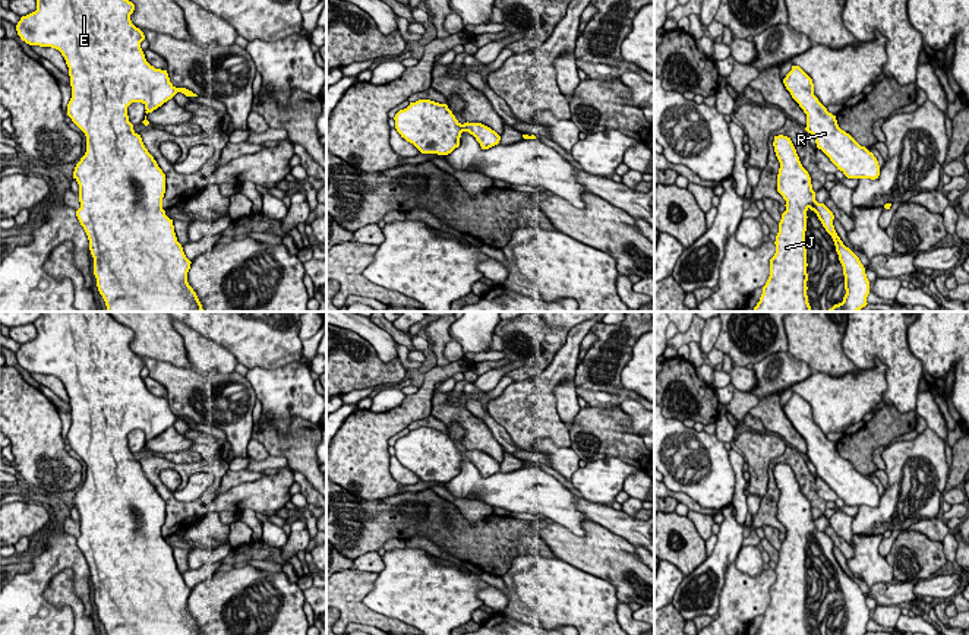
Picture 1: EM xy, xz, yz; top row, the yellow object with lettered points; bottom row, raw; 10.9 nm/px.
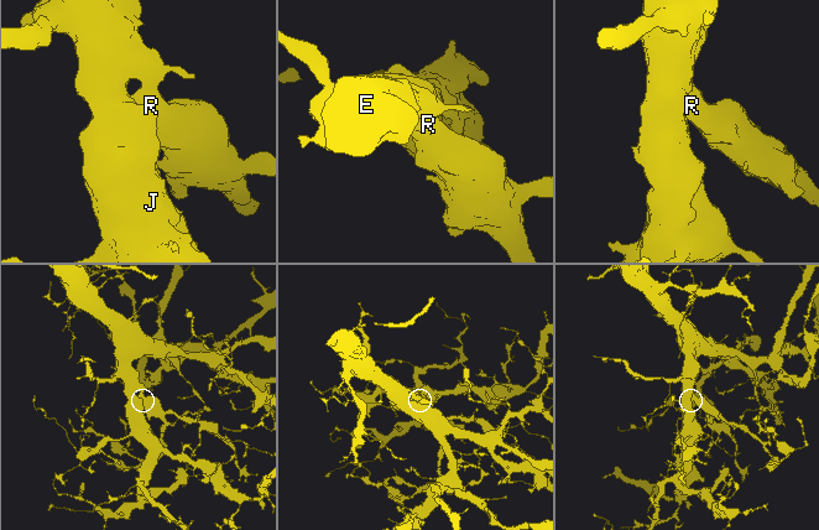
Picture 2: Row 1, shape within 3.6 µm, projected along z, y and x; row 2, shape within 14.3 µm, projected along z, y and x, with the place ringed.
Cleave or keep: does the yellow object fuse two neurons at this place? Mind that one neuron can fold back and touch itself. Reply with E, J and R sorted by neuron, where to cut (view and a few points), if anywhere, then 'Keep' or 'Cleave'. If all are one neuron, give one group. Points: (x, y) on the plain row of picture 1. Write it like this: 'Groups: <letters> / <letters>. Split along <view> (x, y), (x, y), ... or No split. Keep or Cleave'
Groups: E J R. No split. Keep

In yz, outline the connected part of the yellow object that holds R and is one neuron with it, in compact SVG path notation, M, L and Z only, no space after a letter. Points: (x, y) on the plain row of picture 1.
M792 394L783 411L807 442L805 458L837 497L848 506L878 506L880 493L874 481L839 455L836 443L814 423L812 407L799 394Z

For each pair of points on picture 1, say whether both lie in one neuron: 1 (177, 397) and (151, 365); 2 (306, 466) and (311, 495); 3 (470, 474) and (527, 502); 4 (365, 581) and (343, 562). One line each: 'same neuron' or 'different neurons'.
1: same neuron
2: different neurons
3: same neuron
4: different neurons

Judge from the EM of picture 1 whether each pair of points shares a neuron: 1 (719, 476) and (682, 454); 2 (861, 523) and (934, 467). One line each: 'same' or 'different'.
1: same
2: same

